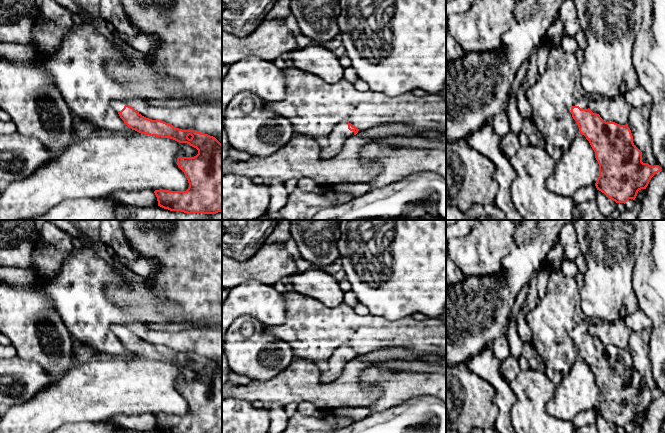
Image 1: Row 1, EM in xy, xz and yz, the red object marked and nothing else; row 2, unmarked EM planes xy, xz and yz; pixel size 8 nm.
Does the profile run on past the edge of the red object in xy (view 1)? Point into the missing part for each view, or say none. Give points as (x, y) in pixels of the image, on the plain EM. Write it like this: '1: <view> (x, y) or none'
1: xy (118, 328)

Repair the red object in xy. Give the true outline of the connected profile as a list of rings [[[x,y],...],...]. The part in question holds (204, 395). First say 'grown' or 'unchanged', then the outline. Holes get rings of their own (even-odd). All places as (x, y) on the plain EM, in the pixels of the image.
grown; [[[122,323],[113,324],[111,330],[132,354],[187,367],[198,374],[194,381],[177,382],[177,389],[188,404],[188,413],[155,414],[158,430],[164,433],[222,433],[222,368],[215,361],[146,342]]]

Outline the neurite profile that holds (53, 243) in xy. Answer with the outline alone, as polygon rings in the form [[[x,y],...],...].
[[[46,222],[38,238],[38,252],[34,255],[29,267],[35,269],[43,277],[52,278],[60,270],[64,256],[74,246],[70,234]]]

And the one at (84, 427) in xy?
[[[108,421],[81,422],[64,425],[52,433],[117,433],[120,429],[122,428]]]

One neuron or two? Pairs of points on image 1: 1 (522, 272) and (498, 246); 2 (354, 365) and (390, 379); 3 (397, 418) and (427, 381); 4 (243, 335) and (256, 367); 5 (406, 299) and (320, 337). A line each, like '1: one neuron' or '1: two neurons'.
1: two neurons
2: two neurons
3: two neurons
4: one neuron
5: two neurons

